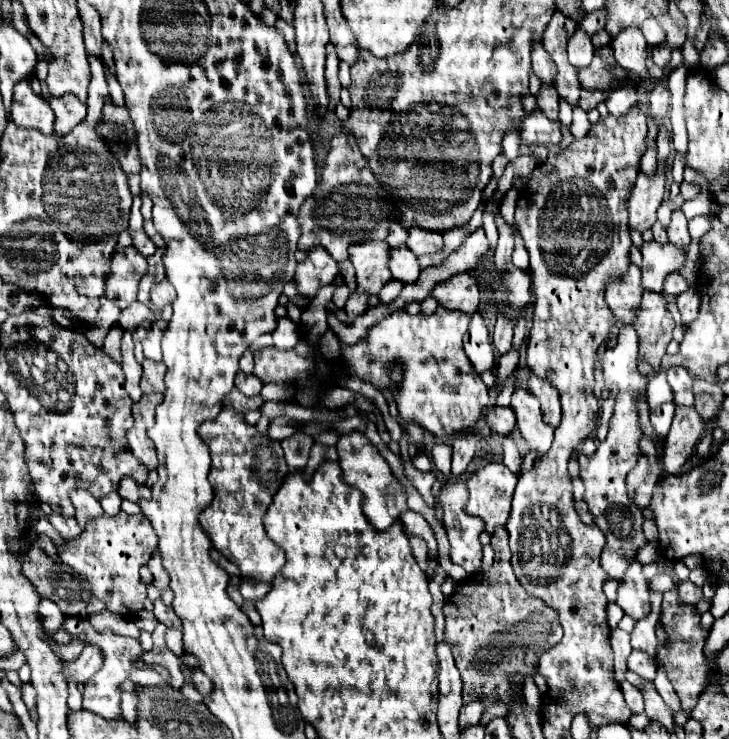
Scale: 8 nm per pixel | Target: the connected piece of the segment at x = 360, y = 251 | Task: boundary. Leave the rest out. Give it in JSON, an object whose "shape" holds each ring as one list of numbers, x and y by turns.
{"shape":[[364,241,354,243,350,249,350,261,356,269,358,293,378,295,378,291,392,279,388,271,390,247,386,241]]}

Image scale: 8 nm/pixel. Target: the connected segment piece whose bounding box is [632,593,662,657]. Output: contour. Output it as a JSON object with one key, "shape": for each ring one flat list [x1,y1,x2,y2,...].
{"shape":[[654,593,652,613,646,619,640,619,632,631,632,649,644,651,650,657,654,657,654,653,656,653,654,629,658,625,658,617,660,617,660,605,662,605,662,593]]}

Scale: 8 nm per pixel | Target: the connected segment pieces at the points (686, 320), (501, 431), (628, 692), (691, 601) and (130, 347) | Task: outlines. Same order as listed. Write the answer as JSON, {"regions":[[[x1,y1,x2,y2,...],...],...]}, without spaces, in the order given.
{"regions":[[[688,289,682,295,678,295,676,303,678,303,680,315,682,315,682,325,684,327,690,325,696,319,696,313,698,313,698,307,700,307,700,297,698,297,696,289]],[[494,405,486,413,486,423,488,423,490,431,494,431,498,435,510,435,514,431,514,427,516,427,516,415,508,407]],[[624,681,620,687,622,687,624,699,626,699,630,711,632,711,632,713,642,713,642,711,644,711,644,699,642,699,642,693,640,693,634,685,630,685,628,681]],[[684,581,684,583,680,583,676,589,678,589,680,599,682,599,684,603,688,603,688,605,696,605,696,603,702,599,702,589,696,587,692,581]],[[124,332,122,337,122,369,125,374,124,389,130,395,130,399,140,399,140,377,142,377,142,366,139,365,134,356,134,344,131,333]]]}

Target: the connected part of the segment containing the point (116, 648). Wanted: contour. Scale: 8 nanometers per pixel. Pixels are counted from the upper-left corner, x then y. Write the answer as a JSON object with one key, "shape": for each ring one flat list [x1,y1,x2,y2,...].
{"shape":[[64,611,62,629,68,631,70,637,76,637,76,639,82,639,84,643,96,645,96,647,102,651,102,657,104,657,102,668,94,674,90,681,88,681,88,685,84,687,84,709,88,709,88,711,92,711,92,713,98,713,98,715,104,717,104,719,120,717,120,684,126,680,126,675,132,671,132,661,134,661,134,657,142,655,142,645,140,645,140,641,138,641,138,639,132,639,132,637,116,635,116,633,112,633,112,631,102,631,102,633,100,633,100,631,92,629,92,625,88,625,86,621,82,621,80,615,66,613,66,611]]}

